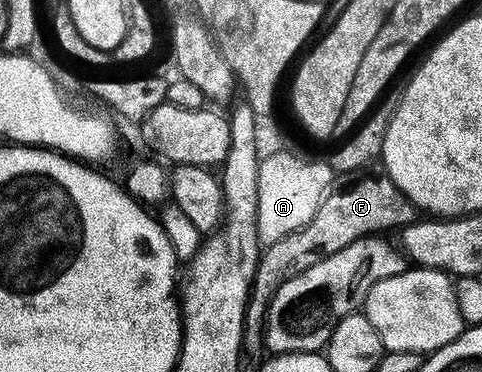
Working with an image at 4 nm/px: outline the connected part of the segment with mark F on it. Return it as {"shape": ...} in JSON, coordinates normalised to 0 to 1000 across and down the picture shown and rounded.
{"shape":[[[795,462],[784,470],[768,465],[703,470],[660,559],[649,597],[546,675],[537,731],[531,737],[527,798],[515,828],[510,898],[517,911],[537,911],[546,901],[548,868],[556,863],[556,831],[573,788],[602,753],[627,742],[627,731],[643,731],[651,710],[668,710],[680,691],[710,677],[739,648],[795,632],[795,618],[826,624],[865,597],[865,559],[834,516],[834,505],[826,505],[826,495],[817,495],[817,484],[809,484]]]}

